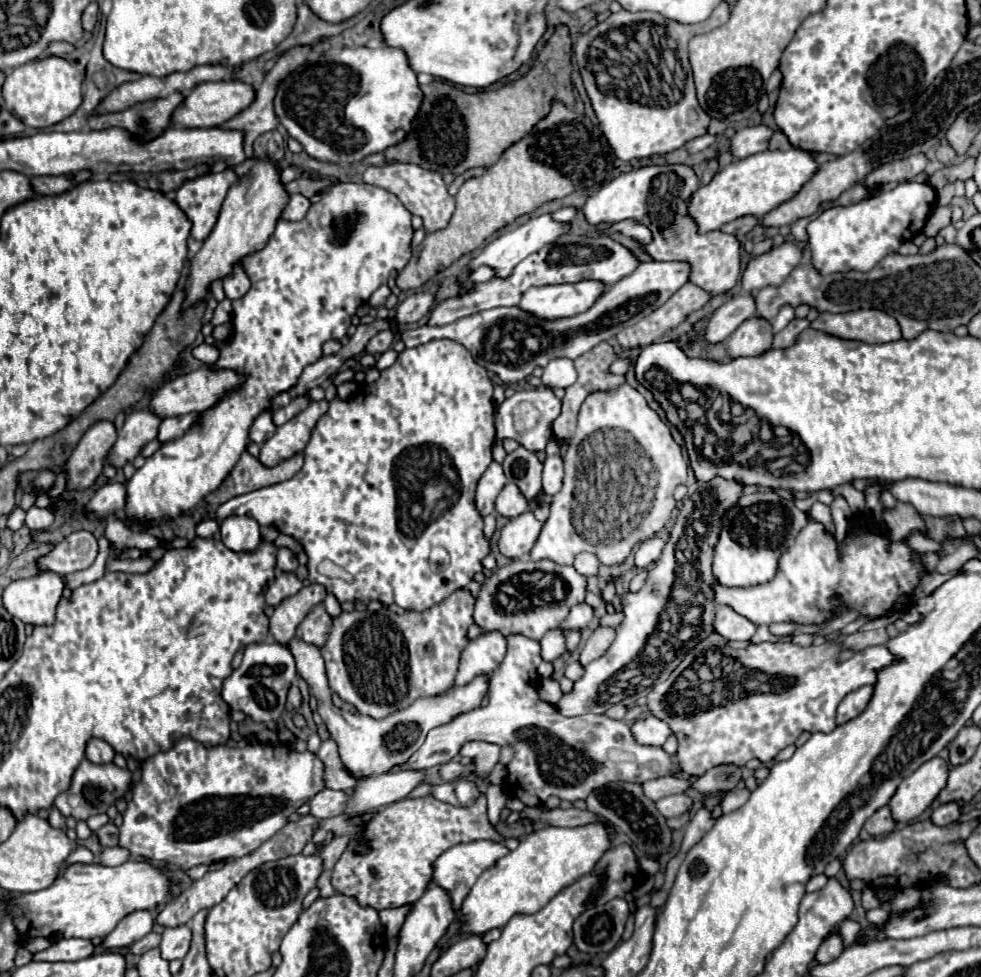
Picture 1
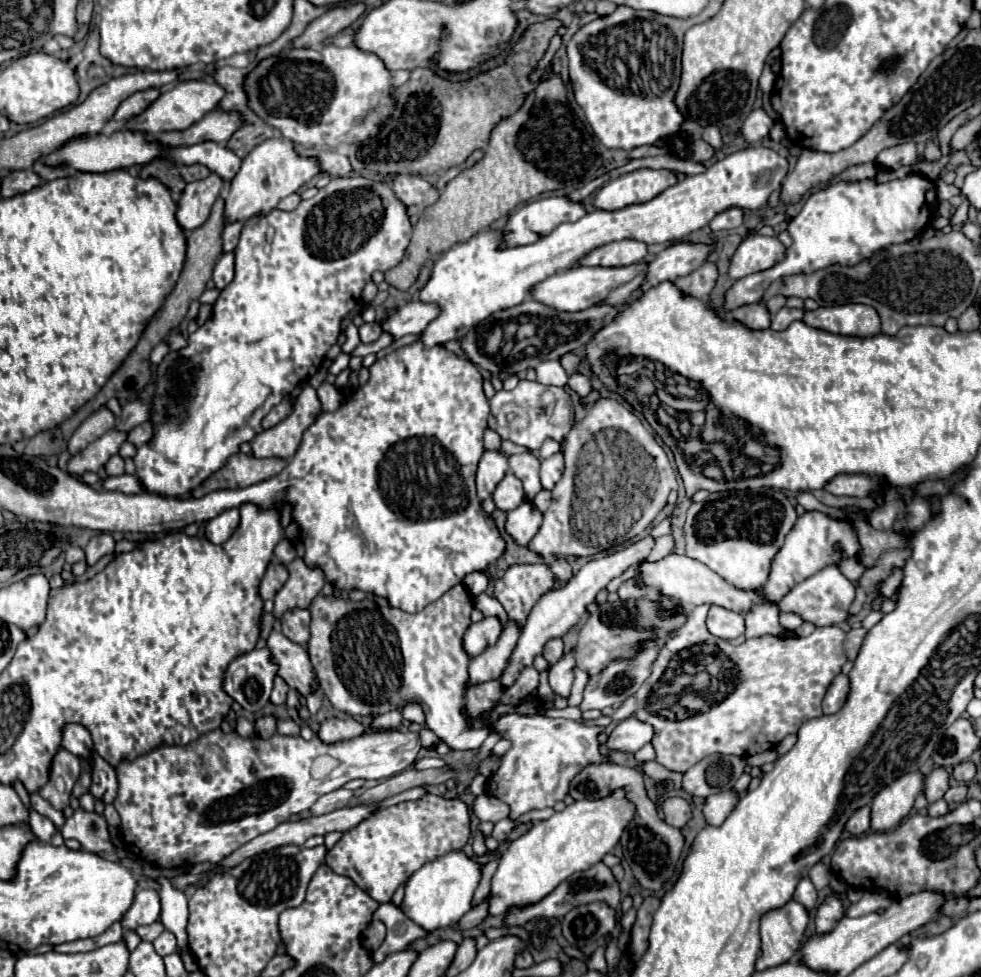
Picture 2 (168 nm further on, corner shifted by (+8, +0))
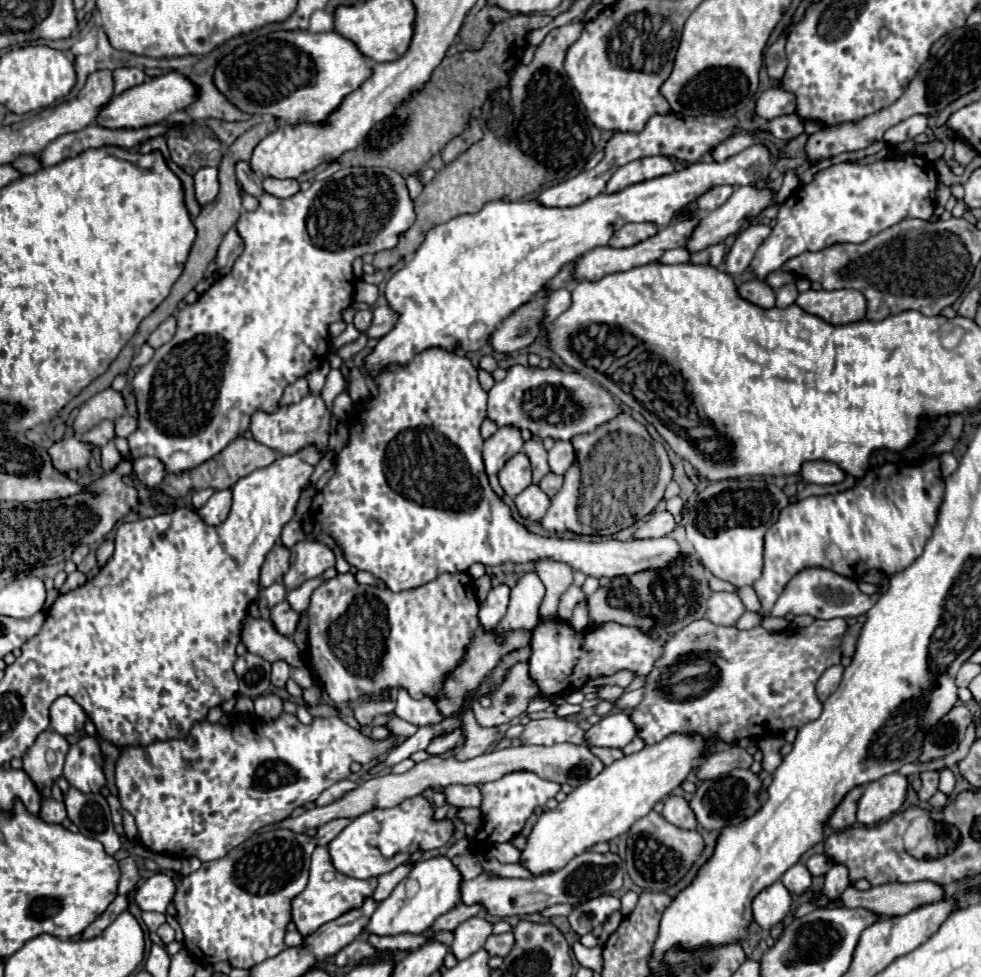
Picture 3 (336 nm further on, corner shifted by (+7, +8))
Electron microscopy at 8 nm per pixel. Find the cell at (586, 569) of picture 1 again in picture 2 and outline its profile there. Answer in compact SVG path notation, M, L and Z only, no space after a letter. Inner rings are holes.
M555 560L555 562L549 566L549 570L553 572L555 580L561 580L561 582L567 582L567 580L573 576L573 570L571 570L571 566L569 566L565 560Z

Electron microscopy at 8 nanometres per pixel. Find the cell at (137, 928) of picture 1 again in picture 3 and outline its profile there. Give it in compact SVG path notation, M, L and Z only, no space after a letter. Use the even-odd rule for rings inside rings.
M154 874L138 886L134 900L140 910L148 912L166 912L168 902L174 898L174 882L168 874Z

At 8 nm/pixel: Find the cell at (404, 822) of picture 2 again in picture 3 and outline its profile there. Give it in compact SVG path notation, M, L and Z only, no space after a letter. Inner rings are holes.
M420 794L386 810L372 810L354 818L330 844L328 852L338 872L352 878L378 878L404 864L416 850L442 848L454 836L454 822L436 820L434 806Z

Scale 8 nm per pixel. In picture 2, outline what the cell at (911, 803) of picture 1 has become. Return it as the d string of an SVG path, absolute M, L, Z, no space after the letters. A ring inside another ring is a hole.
M911 772L885 786L871 802L871 830L885 832L895 828L913 808L915 798L923 792L925 776Z

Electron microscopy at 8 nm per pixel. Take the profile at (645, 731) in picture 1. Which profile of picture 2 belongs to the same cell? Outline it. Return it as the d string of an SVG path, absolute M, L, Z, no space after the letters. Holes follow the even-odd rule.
M631 716L613 728L613 732L607 736L607 748L615 752L637 752L641 746L651 742L651 738L653 728Z

